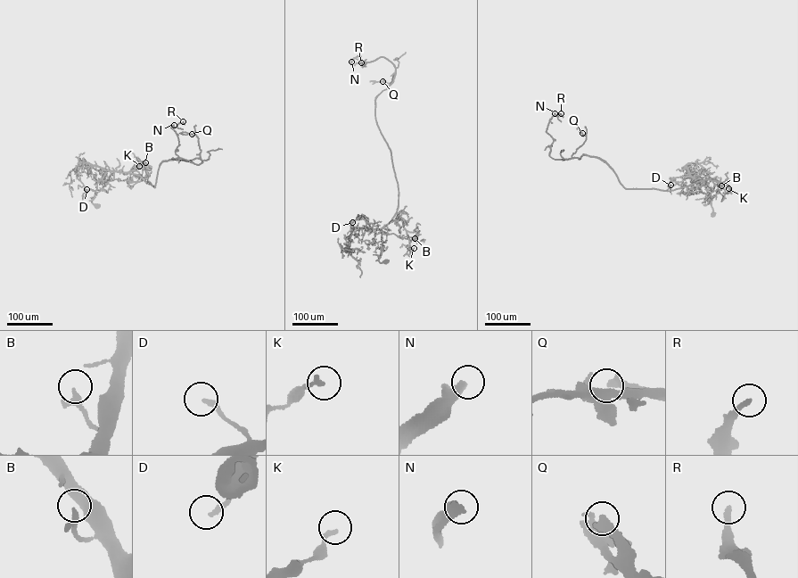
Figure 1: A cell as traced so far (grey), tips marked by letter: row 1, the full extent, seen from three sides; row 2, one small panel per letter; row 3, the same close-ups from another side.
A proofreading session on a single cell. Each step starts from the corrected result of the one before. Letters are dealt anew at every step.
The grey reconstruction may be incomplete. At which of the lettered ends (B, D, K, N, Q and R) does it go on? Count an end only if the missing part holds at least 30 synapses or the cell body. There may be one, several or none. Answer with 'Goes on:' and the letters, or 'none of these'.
Goes on: N, Q, R

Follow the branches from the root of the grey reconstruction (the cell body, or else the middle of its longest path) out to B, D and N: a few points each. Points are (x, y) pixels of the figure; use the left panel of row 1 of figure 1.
B: (97, 206), (92, 202), (92, 198), (114, 171), (127, 172), (139, 166), (139, 161), (145, 162)
D: (97, 206), (92, 202), (92, 198), (114, 171), (106, 171), (97, 183), (96, 189), (86, 189)
N: (97, 206), (92, 198), (114, 171), (138, 175), (155, 187), (164, 161), (202, 161), (176, 154), (174, 125)

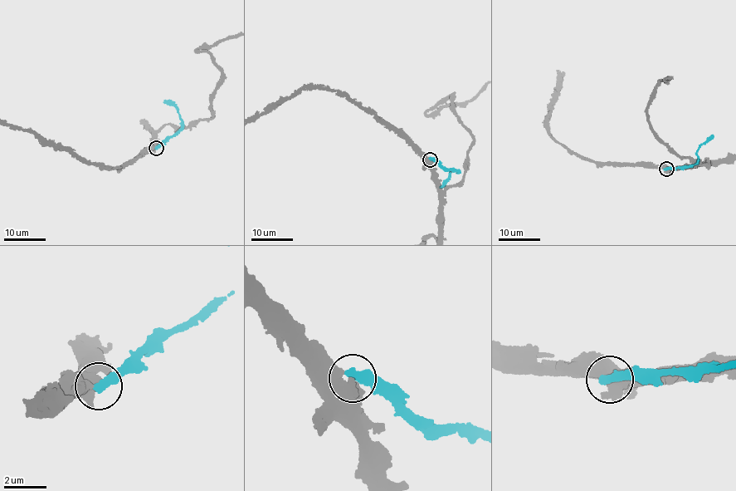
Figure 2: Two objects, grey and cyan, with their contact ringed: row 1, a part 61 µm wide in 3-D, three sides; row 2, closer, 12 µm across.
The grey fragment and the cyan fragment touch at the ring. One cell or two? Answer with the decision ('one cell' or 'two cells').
two cells

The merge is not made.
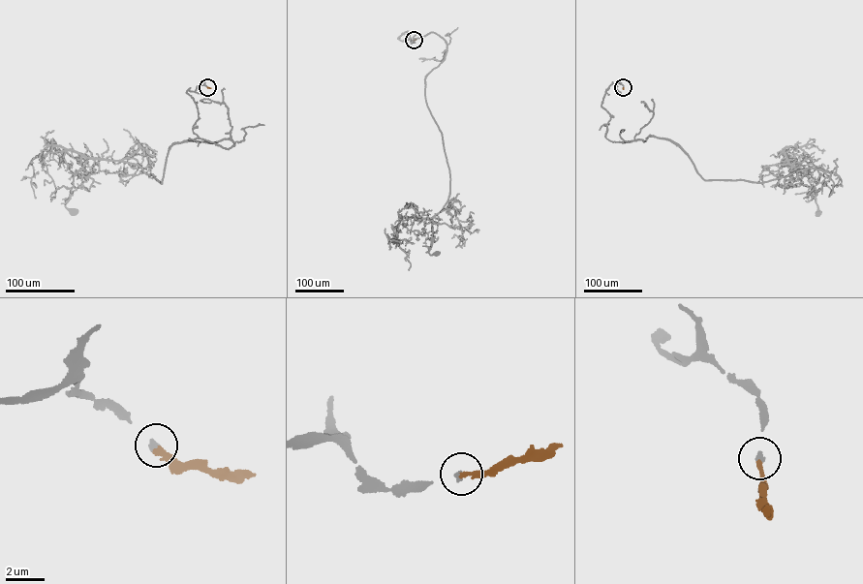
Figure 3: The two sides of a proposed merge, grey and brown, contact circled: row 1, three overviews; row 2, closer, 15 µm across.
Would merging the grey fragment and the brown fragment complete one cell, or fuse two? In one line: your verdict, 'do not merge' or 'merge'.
merge

